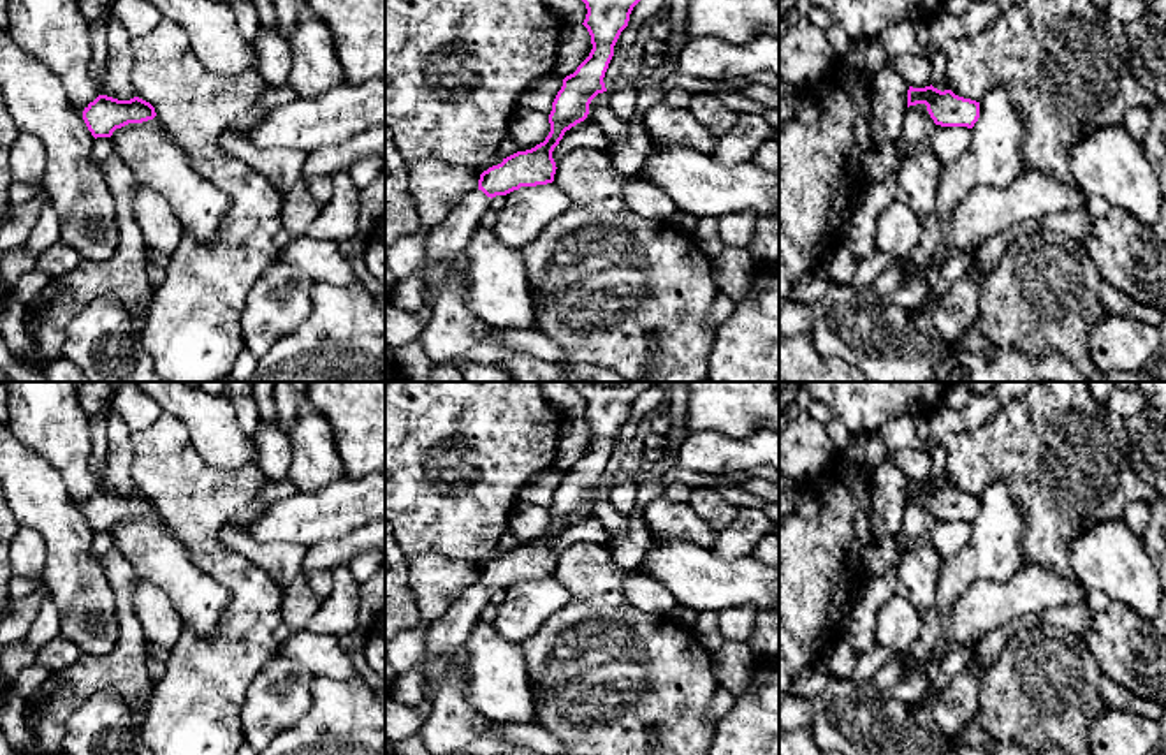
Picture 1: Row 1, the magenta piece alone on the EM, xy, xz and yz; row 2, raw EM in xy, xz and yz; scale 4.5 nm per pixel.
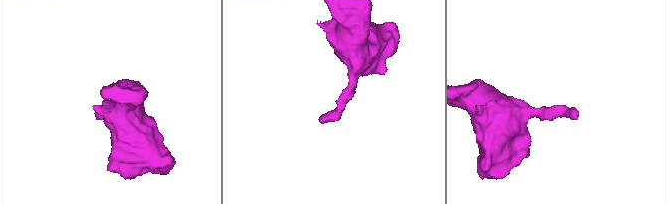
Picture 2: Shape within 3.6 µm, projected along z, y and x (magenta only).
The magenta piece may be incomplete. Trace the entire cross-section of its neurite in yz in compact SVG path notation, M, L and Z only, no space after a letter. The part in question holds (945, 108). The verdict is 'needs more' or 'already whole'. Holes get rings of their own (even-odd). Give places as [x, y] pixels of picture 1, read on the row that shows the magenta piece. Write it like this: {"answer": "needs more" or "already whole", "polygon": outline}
{"answer": "already whole", "polygon": "M932 84L907 90L907 107L925 104L930 118L941 127L973 128L980 118L980 102L937 90Z"}

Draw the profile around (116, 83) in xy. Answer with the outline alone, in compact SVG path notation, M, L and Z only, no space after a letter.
M111 18L107 23L107 67L98 84L100 95L107 95L118 100L130 100L137 97L132 84L132 35L123 23Z

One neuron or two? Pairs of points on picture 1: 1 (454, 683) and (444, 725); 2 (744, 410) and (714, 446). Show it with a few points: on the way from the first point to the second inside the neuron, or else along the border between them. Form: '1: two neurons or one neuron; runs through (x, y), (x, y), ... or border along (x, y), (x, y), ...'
1: one neuron; runs through (449, 694), (449, 715)
2: two neurons; border along (757, 428), (739, 439), (718, 432), (692, 433)

